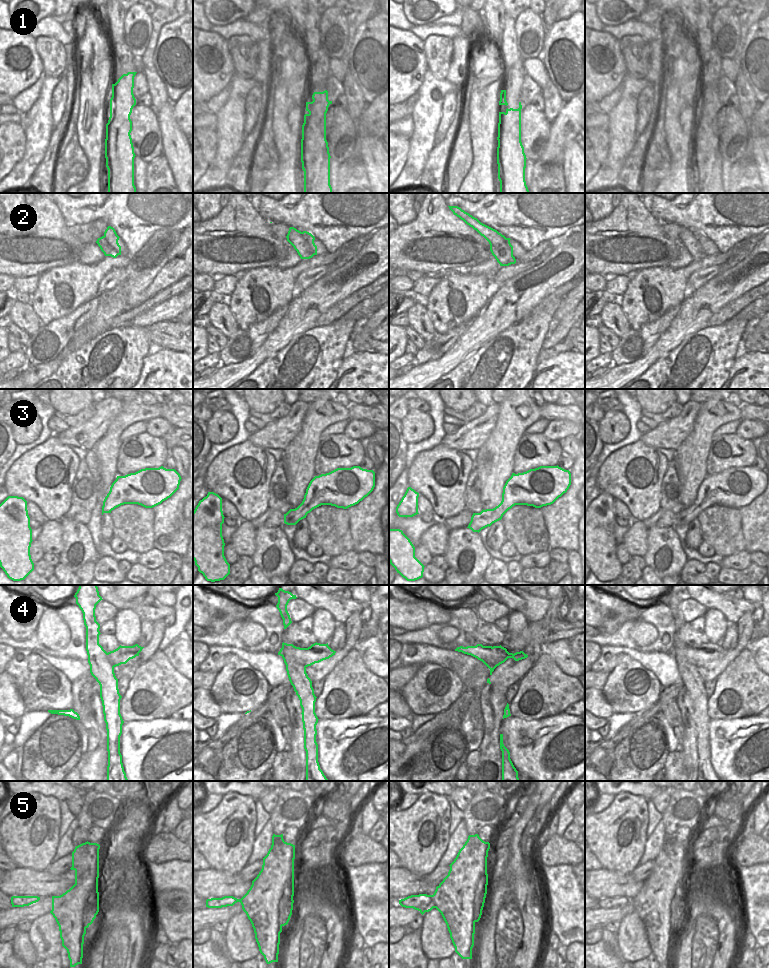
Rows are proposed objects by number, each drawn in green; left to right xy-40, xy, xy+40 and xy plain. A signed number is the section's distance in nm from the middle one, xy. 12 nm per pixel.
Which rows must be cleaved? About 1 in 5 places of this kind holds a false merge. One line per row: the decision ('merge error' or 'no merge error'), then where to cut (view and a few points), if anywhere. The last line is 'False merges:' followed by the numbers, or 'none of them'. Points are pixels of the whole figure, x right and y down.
1: no merge error; no cut
2: merge error; cut in xy along (301, 232), (315, 254)
3: no merge error; no cut
4: merge error; cut in xy along (295, 646), (295, 659), (305, 667)
5: merge error; cut in xy+40 along (431, 895), (435, 907)
False merges: 2, 4, 5

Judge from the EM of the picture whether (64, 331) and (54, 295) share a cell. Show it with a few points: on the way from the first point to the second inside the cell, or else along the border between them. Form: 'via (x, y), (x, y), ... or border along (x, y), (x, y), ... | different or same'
border along (80, 305), (62, 317), (41, 324) | different

